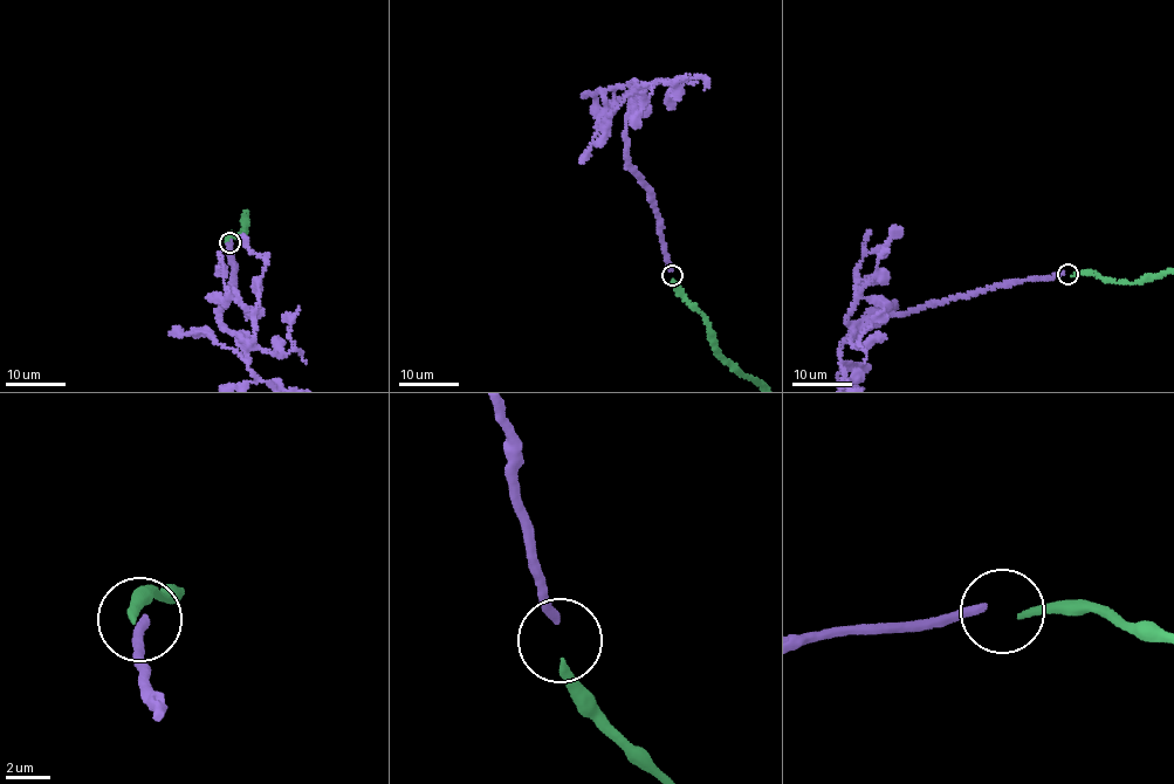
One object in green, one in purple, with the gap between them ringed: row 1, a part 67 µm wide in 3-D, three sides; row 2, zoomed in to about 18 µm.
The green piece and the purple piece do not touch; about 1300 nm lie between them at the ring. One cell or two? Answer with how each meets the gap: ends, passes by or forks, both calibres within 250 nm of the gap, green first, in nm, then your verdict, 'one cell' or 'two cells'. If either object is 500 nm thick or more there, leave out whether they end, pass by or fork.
green ends; purple ends; calibres 320 and 380 nm; one cell

